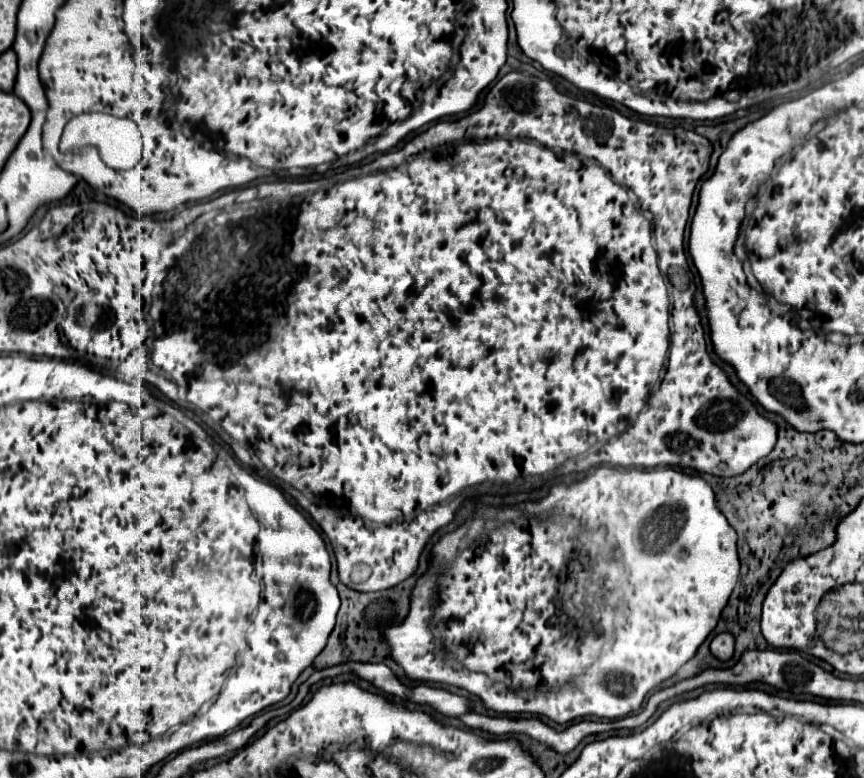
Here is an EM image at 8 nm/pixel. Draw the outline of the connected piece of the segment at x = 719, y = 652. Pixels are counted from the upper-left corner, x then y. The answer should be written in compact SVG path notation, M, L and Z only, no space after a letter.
M728 632L718 634L718 636L712 640L710 650L712 650L712 654L714 654L718 660L722 660L722 662L730 660L732 654L734 654L734 636L728 634Z

